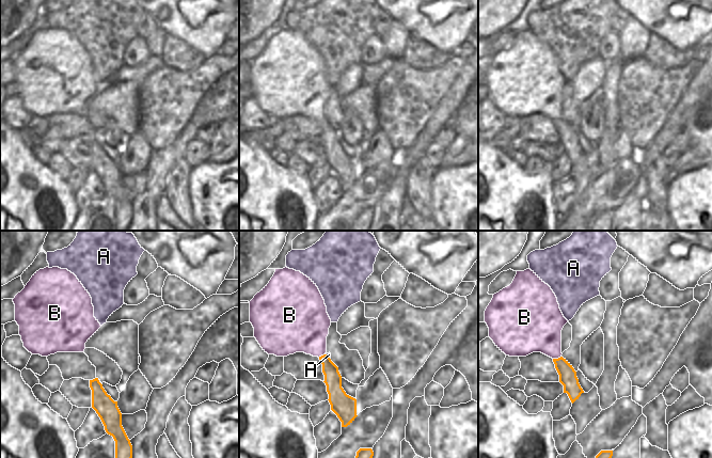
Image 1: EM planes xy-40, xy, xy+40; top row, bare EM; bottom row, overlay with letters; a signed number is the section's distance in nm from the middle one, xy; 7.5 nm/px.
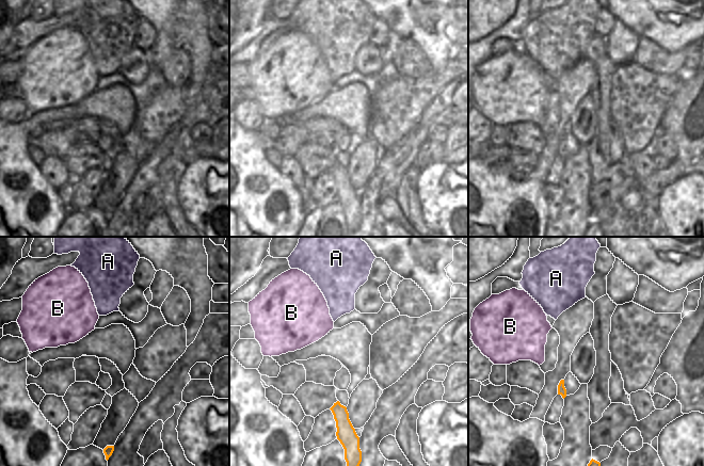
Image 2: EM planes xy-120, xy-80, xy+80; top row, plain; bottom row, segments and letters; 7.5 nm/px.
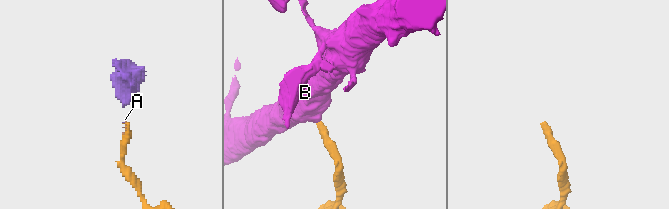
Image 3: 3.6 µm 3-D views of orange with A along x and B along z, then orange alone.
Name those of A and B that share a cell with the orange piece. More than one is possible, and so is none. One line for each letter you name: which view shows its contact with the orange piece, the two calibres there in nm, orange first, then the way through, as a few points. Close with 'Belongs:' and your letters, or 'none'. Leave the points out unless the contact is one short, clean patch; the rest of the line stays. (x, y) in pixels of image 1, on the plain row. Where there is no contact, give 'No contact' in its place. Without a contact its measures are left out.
A: Touches orange in xy-40. Thickness 160 nm (orange) against 20 nm. Path across: xy-40 (107, 170), (99, 159), (98, 142), (98, 140)
Belongs: A

